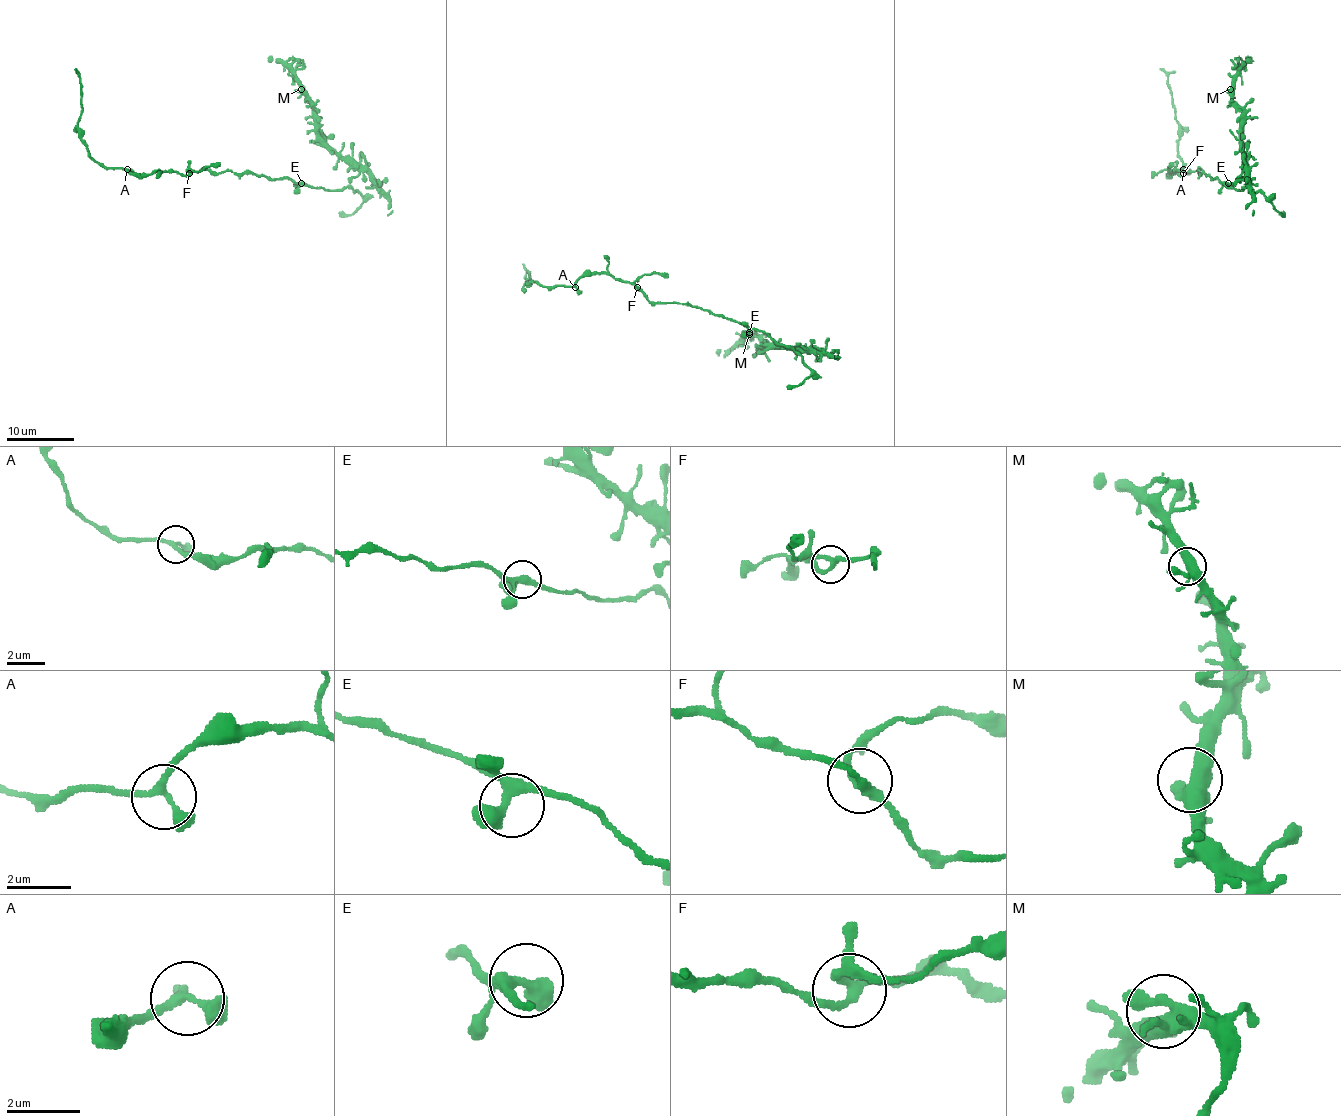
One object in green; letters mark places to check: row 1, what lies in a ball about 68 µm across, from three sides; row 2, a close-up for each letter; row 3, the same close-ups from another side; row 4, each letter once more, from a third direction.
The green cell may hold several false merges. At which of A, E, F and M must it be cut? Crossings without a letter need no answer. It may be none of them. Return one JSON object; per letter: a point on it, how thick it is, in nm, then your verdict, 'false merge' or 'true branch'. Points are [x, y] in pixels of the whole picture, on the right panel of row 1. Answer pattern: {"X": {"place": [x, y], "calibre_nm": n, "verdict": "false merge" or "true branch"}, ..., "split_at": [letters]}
{"A": {"place": [1183, 169], "calibre_nm": 180, "verdict": "true branch"}, "E": {"place": [1228, 183], "calibre_nm": 360, "verdict": "true branch"}, "F": {"place": [1183, 173], "calibre_nm": 240, "verdict": "true branch"}, "M": {"place": [1230, 89], "calibre_nm": 440, "verdict": "true branch"}, "split_at": []}

